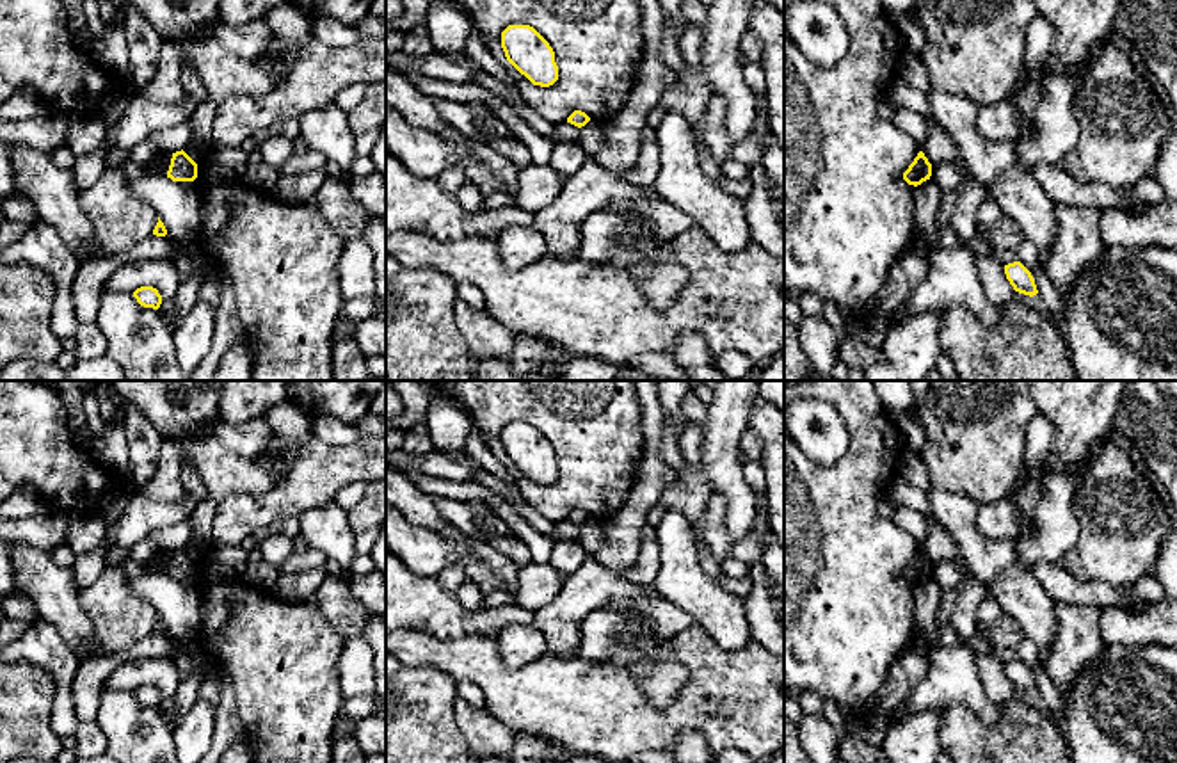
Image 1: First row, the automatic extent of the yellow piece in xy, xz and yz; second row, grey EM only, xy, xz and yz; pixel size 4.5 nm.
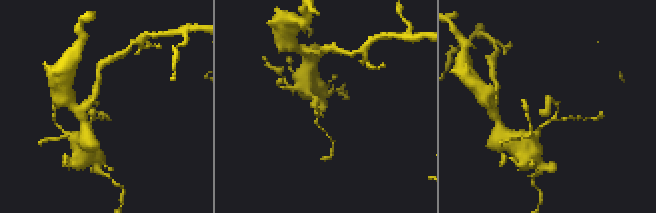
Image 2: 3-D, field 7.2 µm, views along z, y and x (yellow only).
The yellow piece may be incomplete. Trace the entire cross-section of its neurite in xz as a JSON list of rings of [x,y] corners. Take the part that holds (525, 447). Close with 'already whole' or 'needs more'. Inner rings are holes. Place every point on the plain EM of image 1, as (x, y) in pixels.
[[[508,423],[501,430],[507,459],[533,484],[549,486],[558,478],[558,464],[549,441],[530,423]]]; already whole

